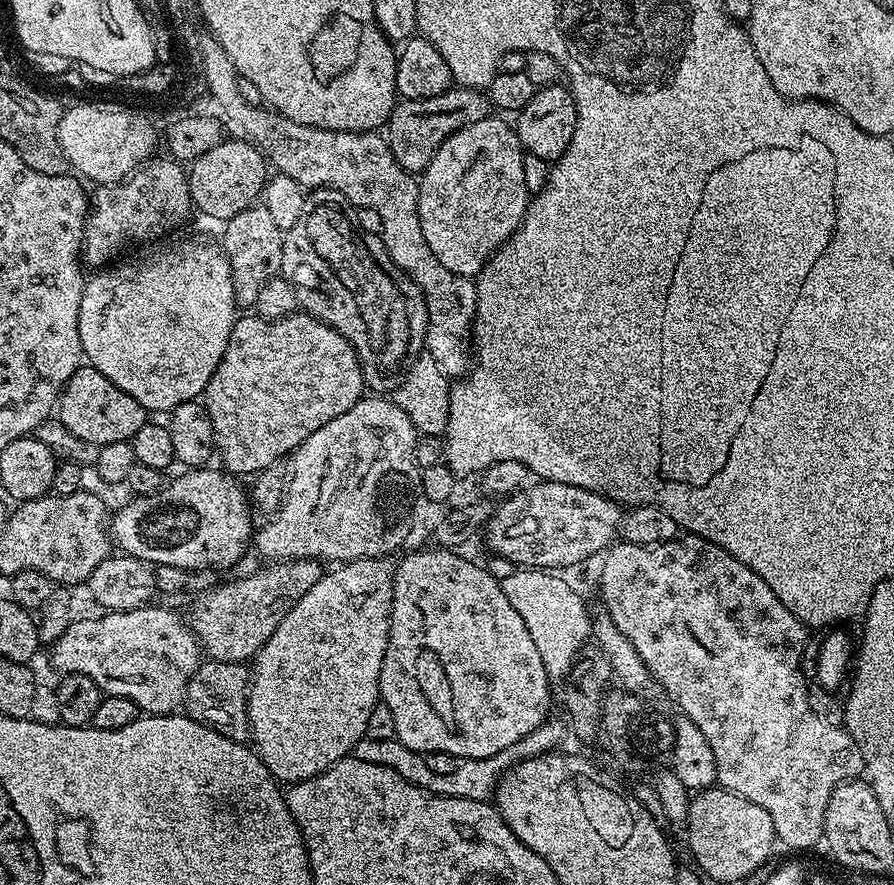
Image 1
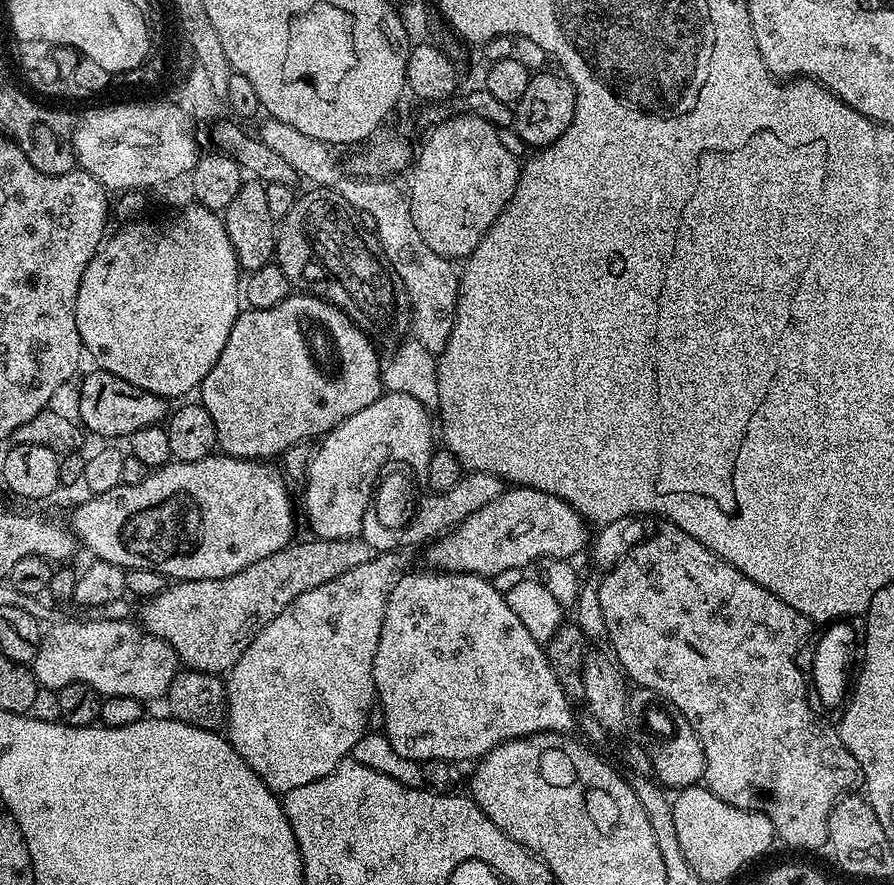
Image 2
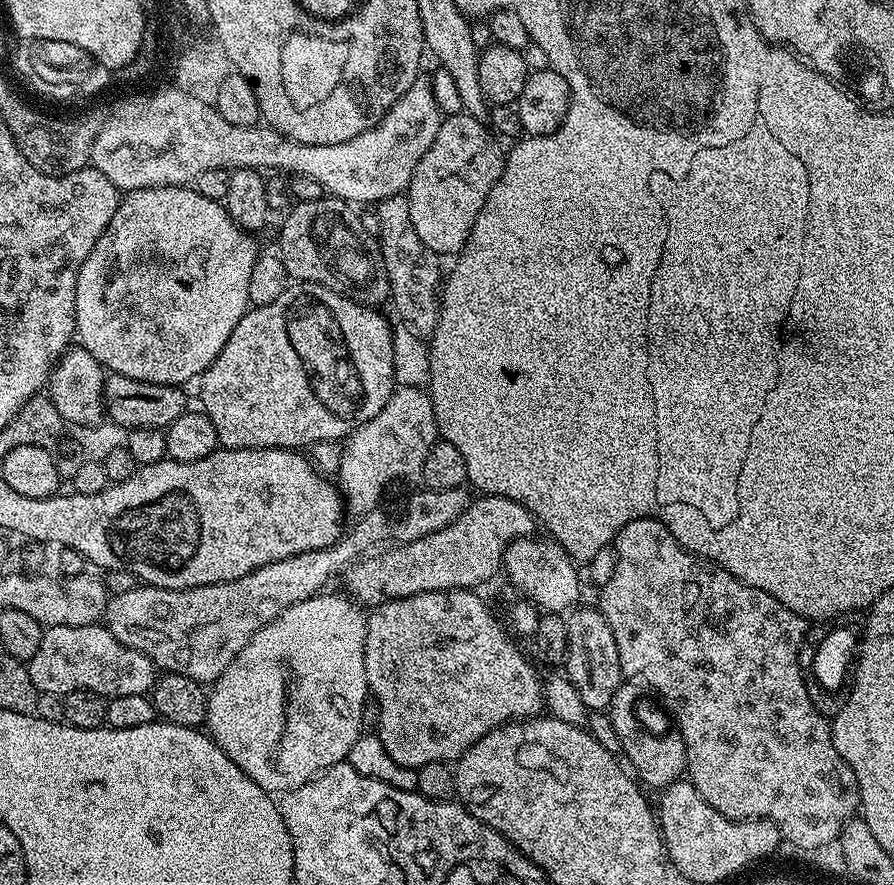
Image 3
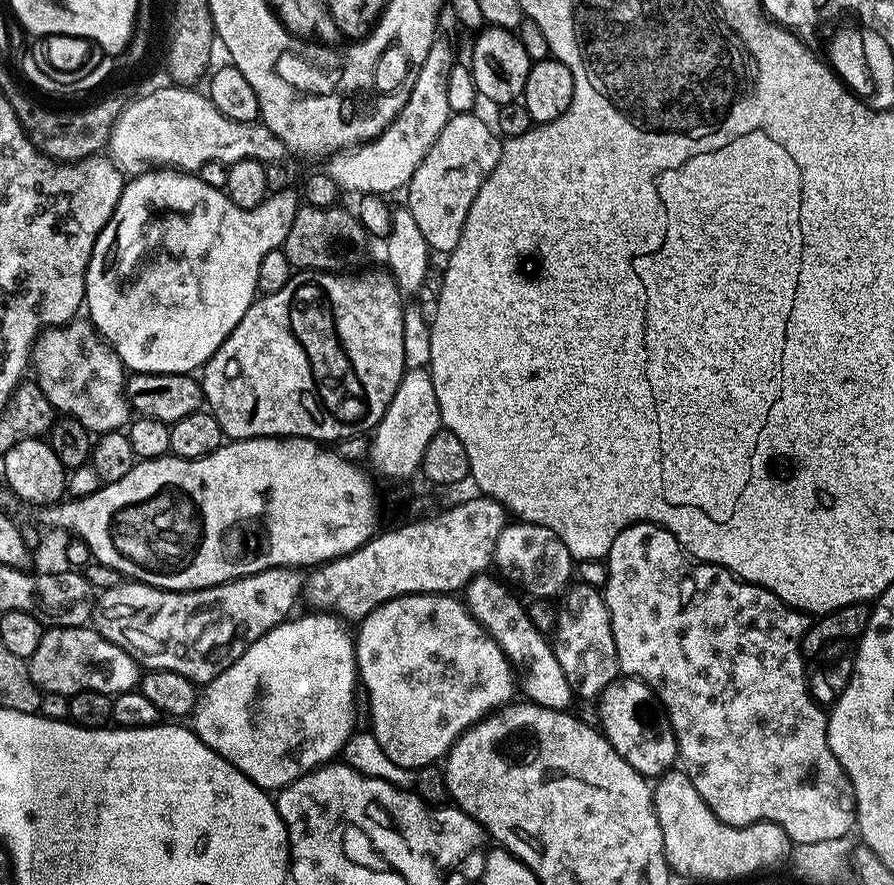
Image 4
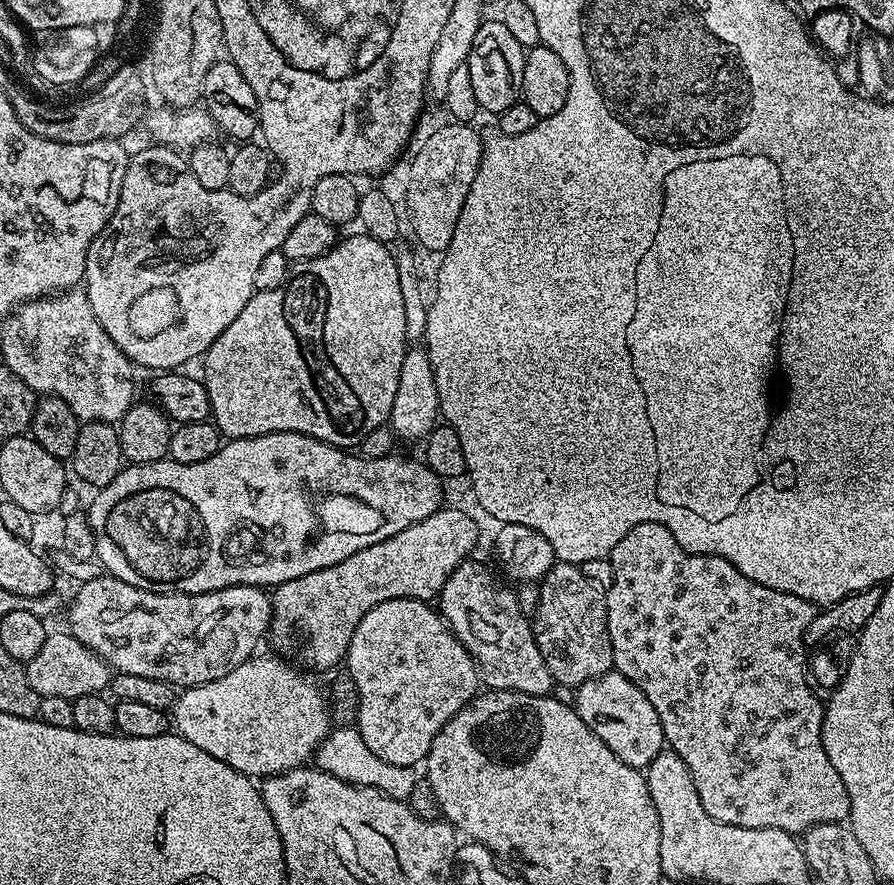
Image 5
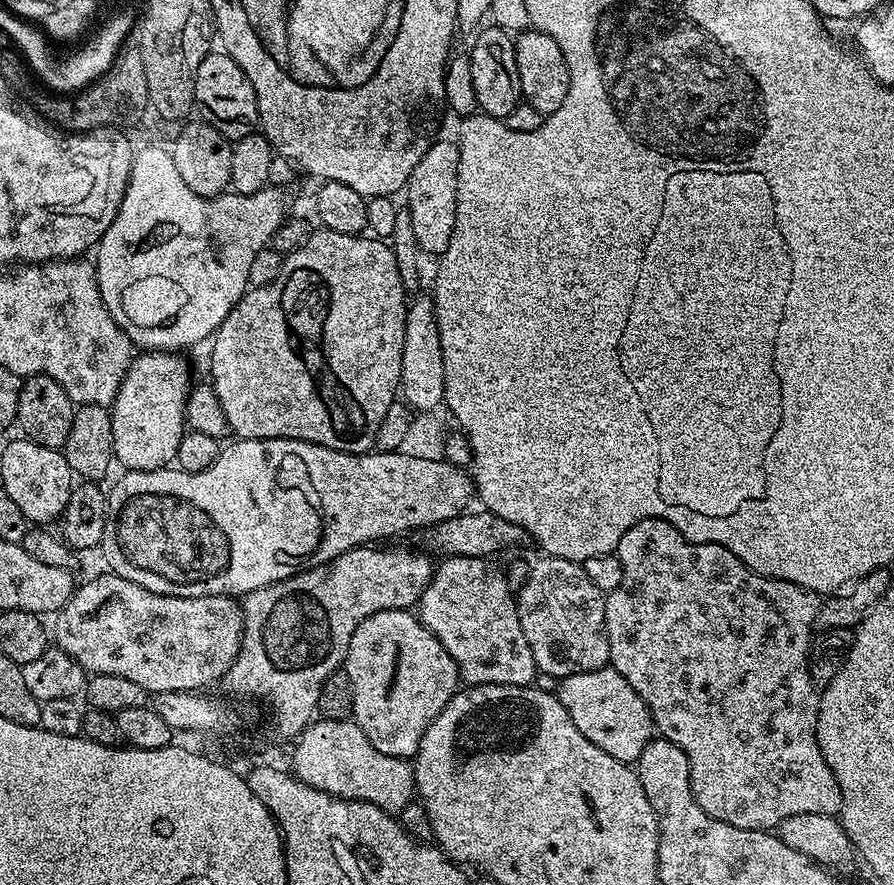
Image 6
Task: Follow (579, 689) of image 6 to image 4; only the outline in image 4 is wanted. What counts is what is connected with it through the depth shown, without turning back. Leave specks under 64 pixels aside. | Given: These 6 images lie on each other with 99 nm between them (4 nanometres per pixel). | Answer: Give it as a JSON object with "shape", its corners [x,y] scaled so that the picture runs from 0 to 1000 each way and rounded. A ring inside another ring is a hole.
{"shape":[[[690,766],[685,769],[678,780],[669,788],[667,805],[671,808],[670,826],[676,828],[677,834],[714,870],[719,877],[737,879],[748,871],[757,862],[758,851],[756,847],[756,835],[751,823],[742,817],[733,818],[729,814],[720,810],[720,800],[725,794],[730,794],[732,783],[725,774],[716,768],[706,766]]]}

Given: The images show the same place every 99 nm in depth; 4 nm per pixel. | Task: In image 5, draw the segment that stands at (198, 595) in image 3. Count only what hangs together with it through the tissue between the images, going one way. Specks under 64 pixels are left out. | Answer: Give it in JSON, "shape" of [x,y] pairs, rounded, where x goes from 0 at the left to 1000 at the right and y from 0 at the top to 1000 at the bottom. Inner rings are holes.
{"shape":[[[113,649],[113,651],[104,655],[93,656],[86,664],[89,666],[85,669],[85,679],[76,687],[76,705],[74,705],[74,710],[83,721],[87,721],[87,725],[92,725],[92,730],[105,734],[105,739],[110,739],[120,748],[122,756],[130,759],[140,759],[141,762],[154,762],[158,766],[177,766],[181,771],[194,774],[201,780],[216,777],[230,771],[239,771],[239,766],[248,766],[248,762],[257,762],[257,757],[262,757],[262,753],[271,753],[271,748],[279,746],[283,738],[290,733],[286,731],[290,730],[291,722],[294,719],[296,722],[301,718],[304,707],[303,672],[294,663],[285,664],[279,660],[267,660],[261,664],[227,669],[225,673],[208,673],[200,669],[159,667],[154,662],[145,662],[141,658],[136,658],[130,651]]]}

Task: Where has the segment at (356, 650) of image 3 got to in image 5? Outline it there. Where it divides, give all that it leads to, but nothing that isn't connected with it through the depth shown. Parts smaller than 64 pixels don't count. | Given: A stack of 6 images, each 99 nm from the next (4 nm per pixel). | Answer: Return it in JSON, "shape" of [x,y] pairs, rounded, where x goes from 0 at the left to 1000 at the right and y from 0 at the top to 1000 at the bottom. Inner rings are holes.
{"shape":[[[283,740],[271,748],[271,753],[262,753],[257,762],[248,762],[248,766],[239,766],[239,771],[205,779],[190,801],[196,831],[208,834],[208,838],[217,838],[221,847],[230,847],[230,852],[244,856],[244,861],[253,861],[253,866],[279,879],[309,877],[313,872],[341,867],[369,826],[365,782],[353,774],[355,765],[332,757],[312,740],[291,740]]]}

